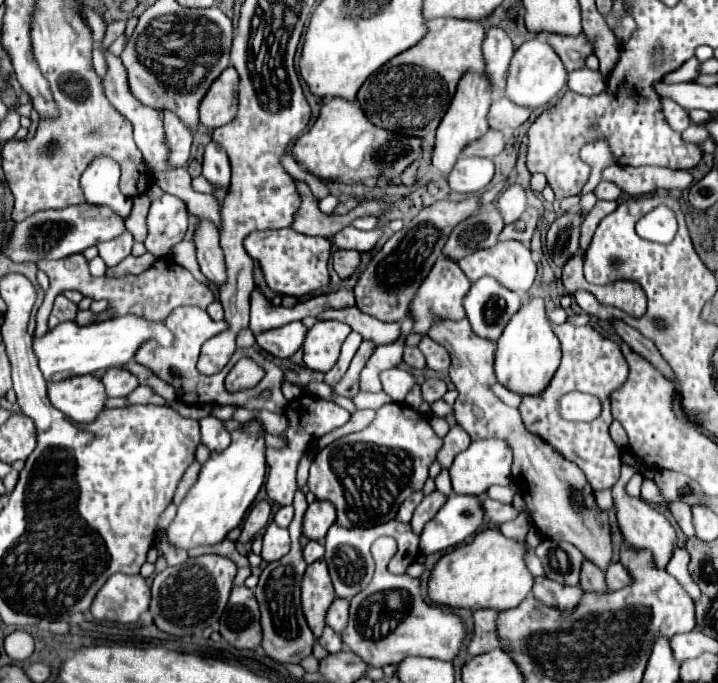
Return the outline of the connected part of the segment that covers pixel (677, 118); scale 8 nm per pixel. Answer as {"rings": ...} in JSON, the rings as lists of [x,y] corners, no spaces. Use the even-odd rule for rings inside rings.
{"rings":[[[672,99],[662,101],[662,113],[666,115],[666,123],[670,123],[670,127],[674,127],[674,131],[684,131],[690,125],[686,109],[682,109]]]}

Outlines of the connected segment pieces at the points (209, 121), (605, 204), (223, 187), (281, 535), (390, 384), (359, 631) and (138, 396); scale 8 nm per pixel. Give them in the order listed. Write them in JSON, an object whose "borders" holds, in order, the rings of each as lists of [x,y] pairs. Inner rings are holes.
{"borders":[[[[228,67],[204,95],[200,103],[200,125],[208,129],[222,127],[230,123],[236,115],[236,95],[238,95],[238,73]]],[[[598,201],[598,203],[594,205],[594,209],[586,215],[586,219],[584,219],[584,223],[582,223],[582,235],[580,235],[580,247],[582,247],[582,251],[586,251],[586,247],[590,245],[590,237],[594,235],[598,223],[600,223],[606,215],[610,215],[616,207],[618,207],[616,201]]],[[[210,141],[204,149],[202,175],[214,185],[214,197],[222,205],[222,199],[226,197],[230,185],[230,161],[226,151],[222,151],[222,147],[218,147],[218,143],[214,141]]],[[[270,523],[266,527],[264,545],[262,545],[262,551],[260,551],[262,561],[268,561],[268,563],[270,561],[278,561],[288,551],[290,551],[290,535],[288,535],[288,529],[282,529],[282,527]]],[[[386,369],[380,373],[380,381],[384,385],[384,391],[398,403],[402,403],[406,393],[412,389],[412,385],[416,385],[412,373],[404,369]]],[[[382,537],[372,545],[376,573],[370,585],[350,599],[348,625],[340,633],[342,643],[370,667],[396,665],[412,655],[452,661],[466,637],[462,619],[426,601],[418,579],[390,573],[386,567],[386,547],[394,547],[394,539]]],[[[140,385],[132,395],[128,395],[128,401],[130,401],[130,405],[134,405],[134,403],[154,403],[154,405],[166,405],[166,401],[160,397],[160,395],[156,395],[150,387],[146,387],[146,385]]]]}

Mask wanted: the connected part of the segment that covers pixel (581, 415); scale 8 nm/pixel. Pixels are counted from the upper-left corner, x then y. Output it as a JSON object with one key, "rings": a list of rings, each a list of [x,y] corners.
{"rings":[[[568,393],[560,399],[560,413],[570,421],[592,421],[600,415],[600,401],[586,393]]]}

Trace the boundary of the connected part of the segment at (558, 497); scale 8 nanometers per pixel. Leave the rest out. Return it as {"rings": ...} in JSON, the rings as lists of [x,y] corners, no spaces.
{"rings":[[[466,317],[458,321],[436,319],[430,327],[430,333],[426,335],[436,343],[440,343],[452,357],[448,373],[460,393],[454,403],[456,421],[466,429],[472,441],[494,437],[506,441],[506,445],[510,447],[514,455],[512,481],[522,491],[522,497],[530,511],[532,525],[536,525],[540,535],[544,535],[546,539],[550,537],[552,541],[570,541],[592,563],[596,563],[602,571],[606,571],[606,567],[612,561],[608,513],[598,509],[584,473],[574,463],[562,459],[562,455],[558,455],[558,451],[552,449],[548,443],[544,443],[538,435],[530,433],[522,423],[520,411],[504,405],[490,391],[490,385],[496,383],[494,375],[496,345],[490,343],[488,339],[478,337],[472,331]]]}

